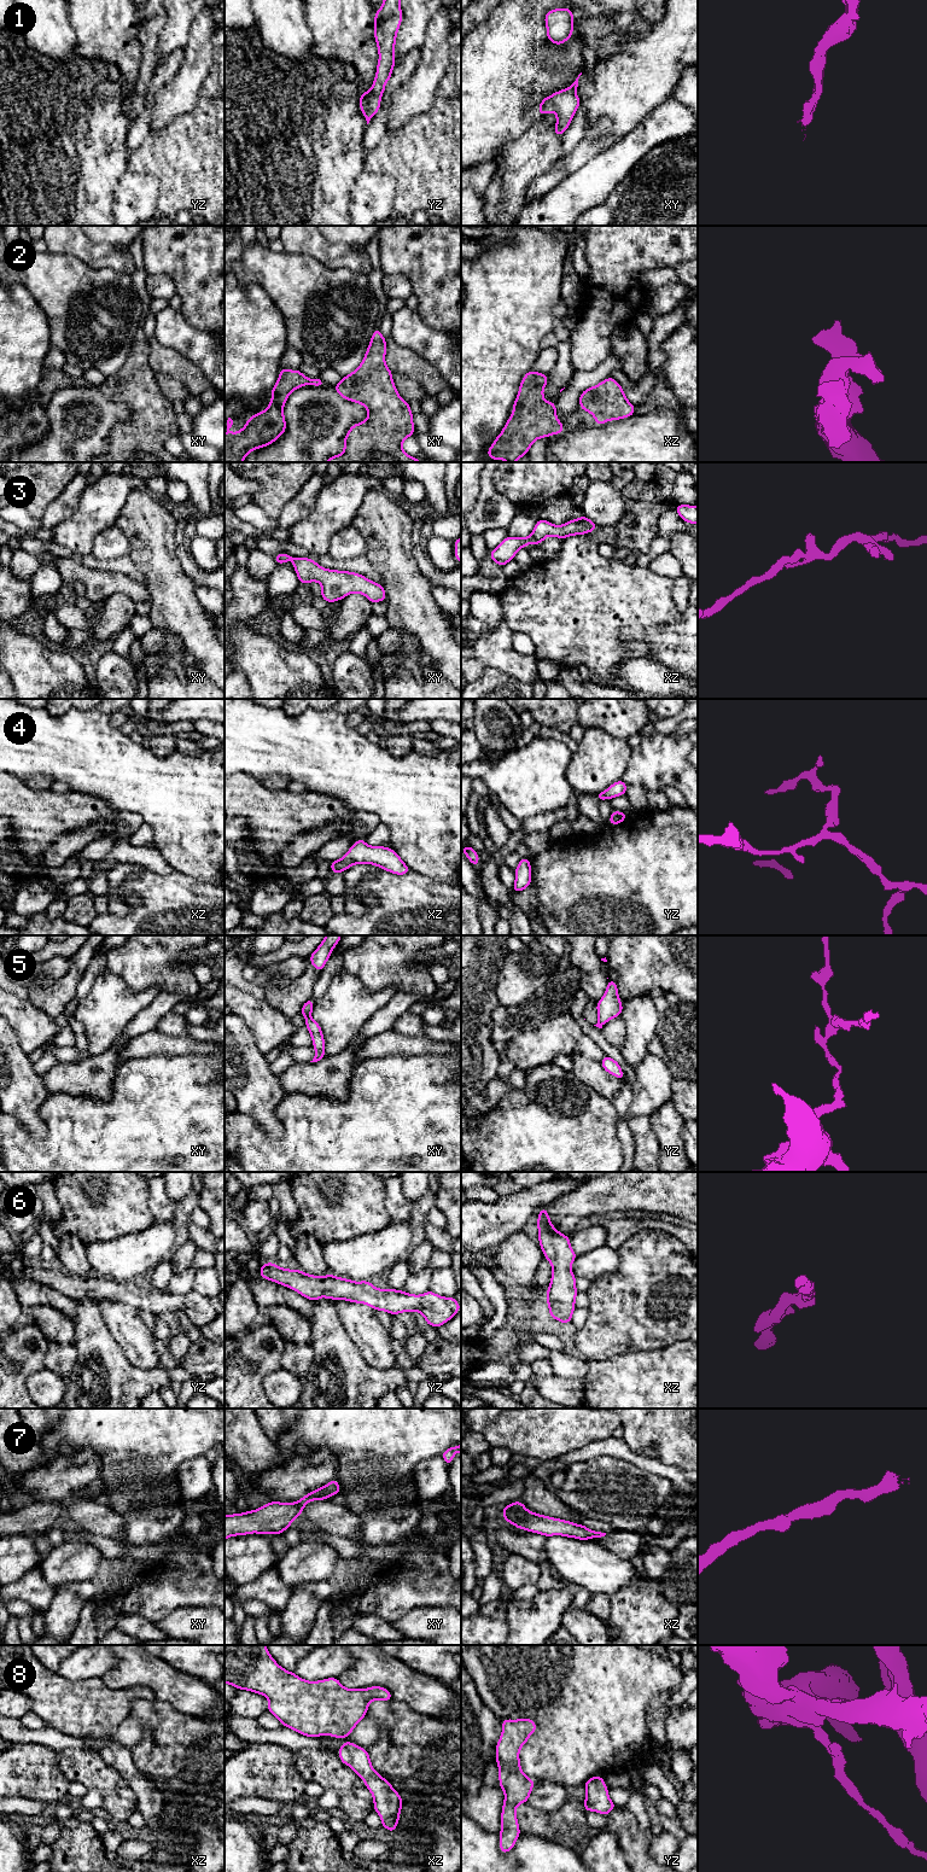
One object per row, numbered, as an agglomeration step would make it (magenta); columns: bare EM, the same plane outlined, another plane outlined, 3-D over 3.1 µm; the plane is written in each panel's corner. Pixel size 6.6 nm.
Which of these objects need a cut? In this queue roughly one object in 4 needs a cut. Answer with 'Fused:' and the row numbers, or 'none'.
Fused: none

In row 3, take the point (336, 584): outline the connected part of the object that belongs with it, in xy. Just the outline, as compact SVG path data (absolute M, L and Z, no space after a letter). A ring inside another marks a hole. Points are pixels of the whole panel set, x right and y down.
M286 553L276 554L276 565L293 561L293 567L302 584L315 581L321 584L321 599L334 602L352 593L365 595L372 603L385 601L386 593L381 584L369 581L365 576L349 571L322 568L309 558L293 558Z

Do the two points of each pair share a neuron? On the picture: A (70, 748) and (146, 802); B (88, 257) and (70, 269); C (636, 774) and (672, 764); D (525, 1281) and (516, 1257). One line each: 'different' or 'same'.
A: same
B: different
C: same
D: same

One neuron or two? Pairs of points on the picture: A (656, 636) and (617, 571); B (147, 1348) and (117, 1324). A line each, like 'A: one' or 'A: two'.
A: two
B: one

